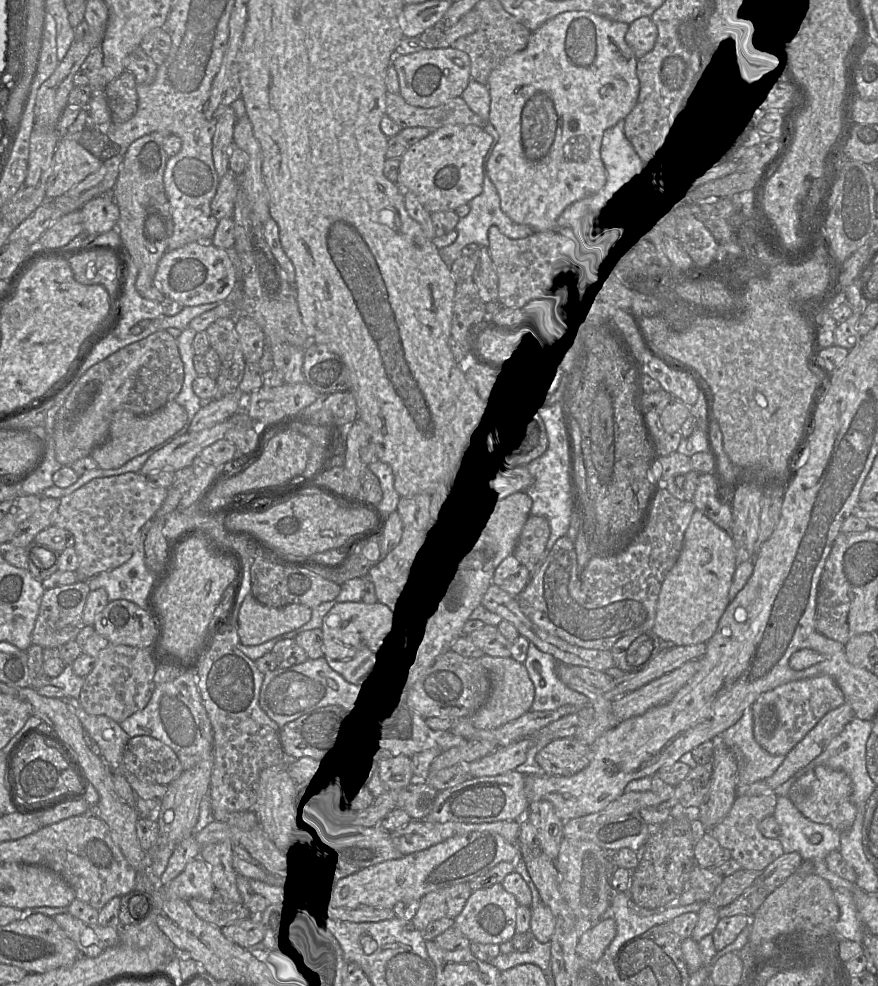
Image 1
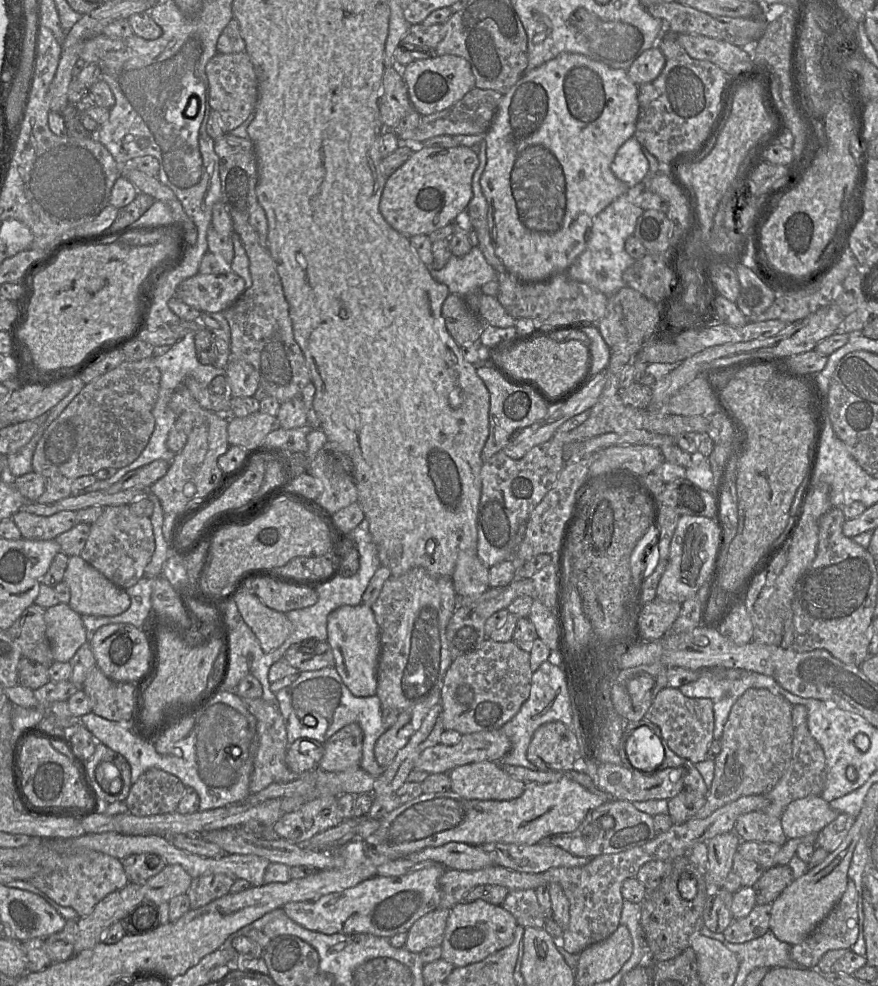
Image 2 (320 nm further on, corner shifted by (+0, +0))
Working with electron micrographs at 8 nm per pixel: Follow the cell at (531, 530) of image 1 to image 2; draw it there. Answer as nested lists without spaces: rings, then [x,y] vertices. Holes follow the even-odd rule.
[[[616,445],[594,452],[579,461],[567,461],[554,486],[531,512],[516,556],[527,561],[539,554],[554,555],[559,547],[562,529],[576,504],[583,499],[585,491],[606,472],[617,468],[627,469],[633,473],[635,479],[653,472],[664,461],[661,450],[652,445]]]

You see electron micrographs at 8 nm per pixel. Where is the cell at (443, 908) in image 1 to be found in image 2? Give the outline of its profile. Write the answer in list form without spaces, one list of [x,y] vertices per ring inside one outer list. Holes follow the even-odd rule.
[[[436,908],[416,920],[407,931],[404,947],[414,953],[420,953],[427,947],[440,946],[444,937],[450,909]]]

